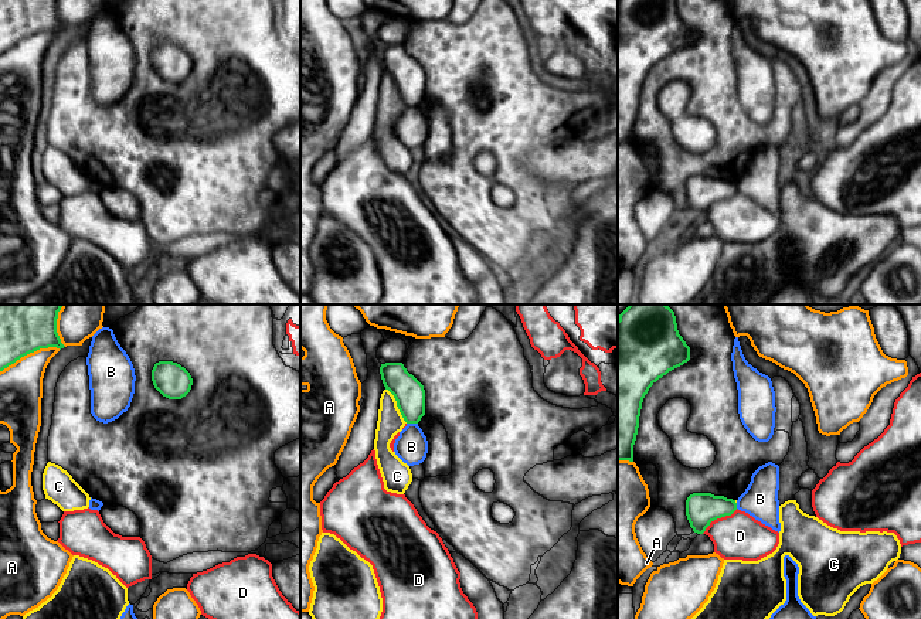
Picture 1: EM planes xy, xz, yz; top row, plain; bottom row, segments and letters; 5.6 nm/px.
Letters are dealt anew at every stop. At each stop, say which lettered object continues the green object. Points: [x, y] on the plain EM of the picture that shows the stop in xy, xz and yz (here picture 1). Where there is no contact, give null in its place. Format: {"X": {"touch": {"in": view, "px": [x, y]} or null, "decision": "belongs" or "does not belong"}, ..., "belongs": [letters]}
{"A": {"touch": {"in": "xy", "px": [30, 34]}, "decision": "does not belong"}, "B": {"touch": {"in": "xz", "px": [413, 105]}, "decision": "does not belong"}, "C": {"touch": {"in": "xz", "px": [397, 88]}, "decision": "does not belong"}, "D": {"touch": {"in": "yz", "px": [719, 200]}, "decision": "does not belong"}, "belongs": []}

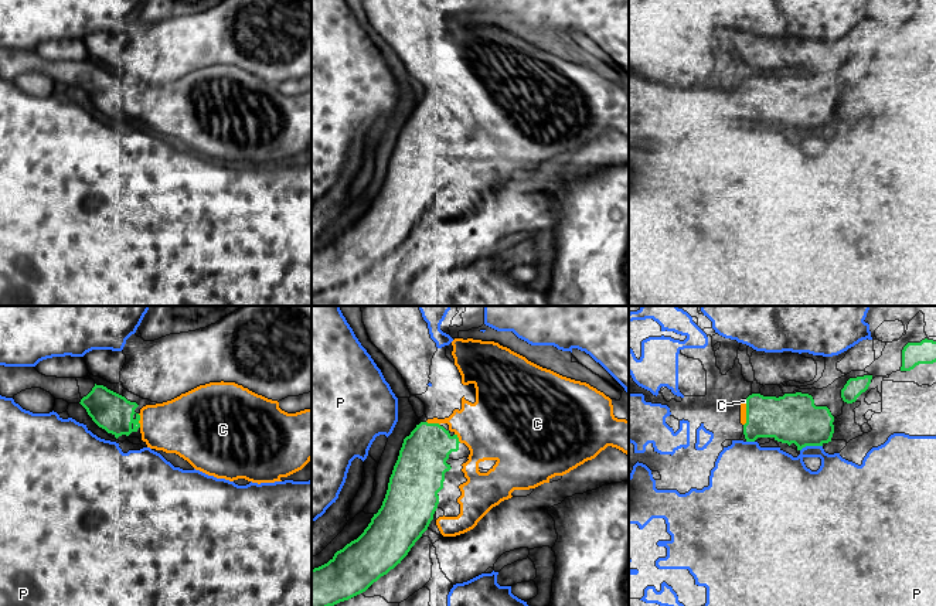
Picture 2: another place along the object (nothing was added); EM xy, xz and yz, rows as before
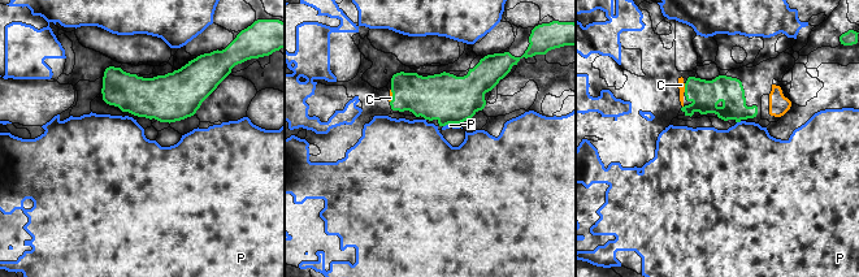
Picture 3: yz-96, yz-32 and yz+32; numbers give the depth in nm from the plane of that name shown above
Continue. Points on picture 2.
{"C": {"touch": {"in": "yz", "px": [746, 95]}, "decision": "belongs"}, "P": {"touch": {"in": "yz", "px": [810, 128]}, "decision": "does not belong"}, "belongs": ["C"]}

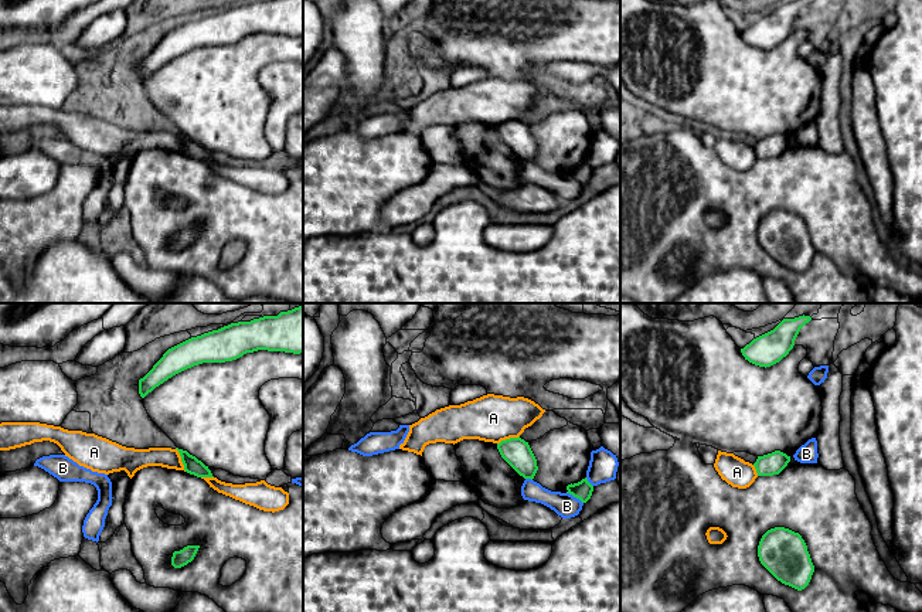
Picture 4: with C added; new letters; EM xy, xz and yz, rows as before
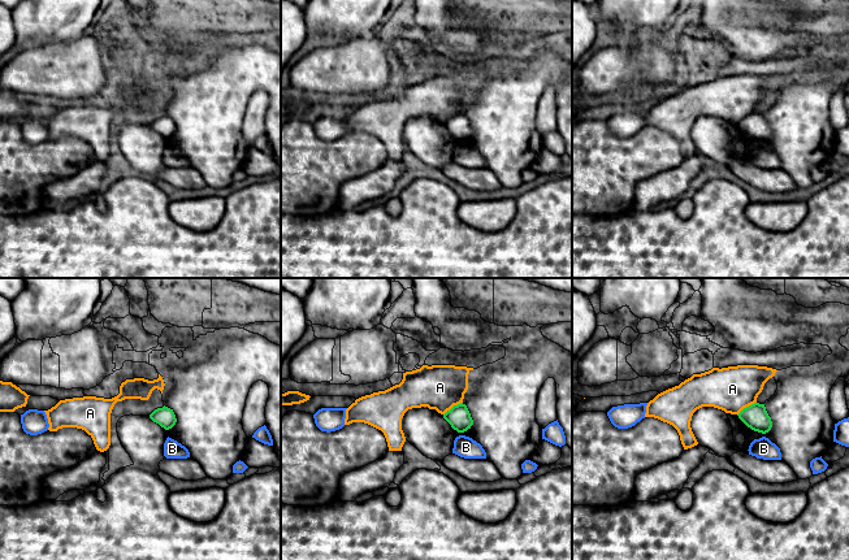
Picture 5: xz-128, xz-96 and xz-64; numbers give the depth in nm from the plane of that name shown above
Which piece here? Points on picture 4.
{"A": {"touch": {"in": "xy", "px": [181, 142]}, "decision": "does not belong"}, "B": {"touch": {"in": "xz", "px": [575, 179]}, "decision": "does not belong"}, "belongs": []}

